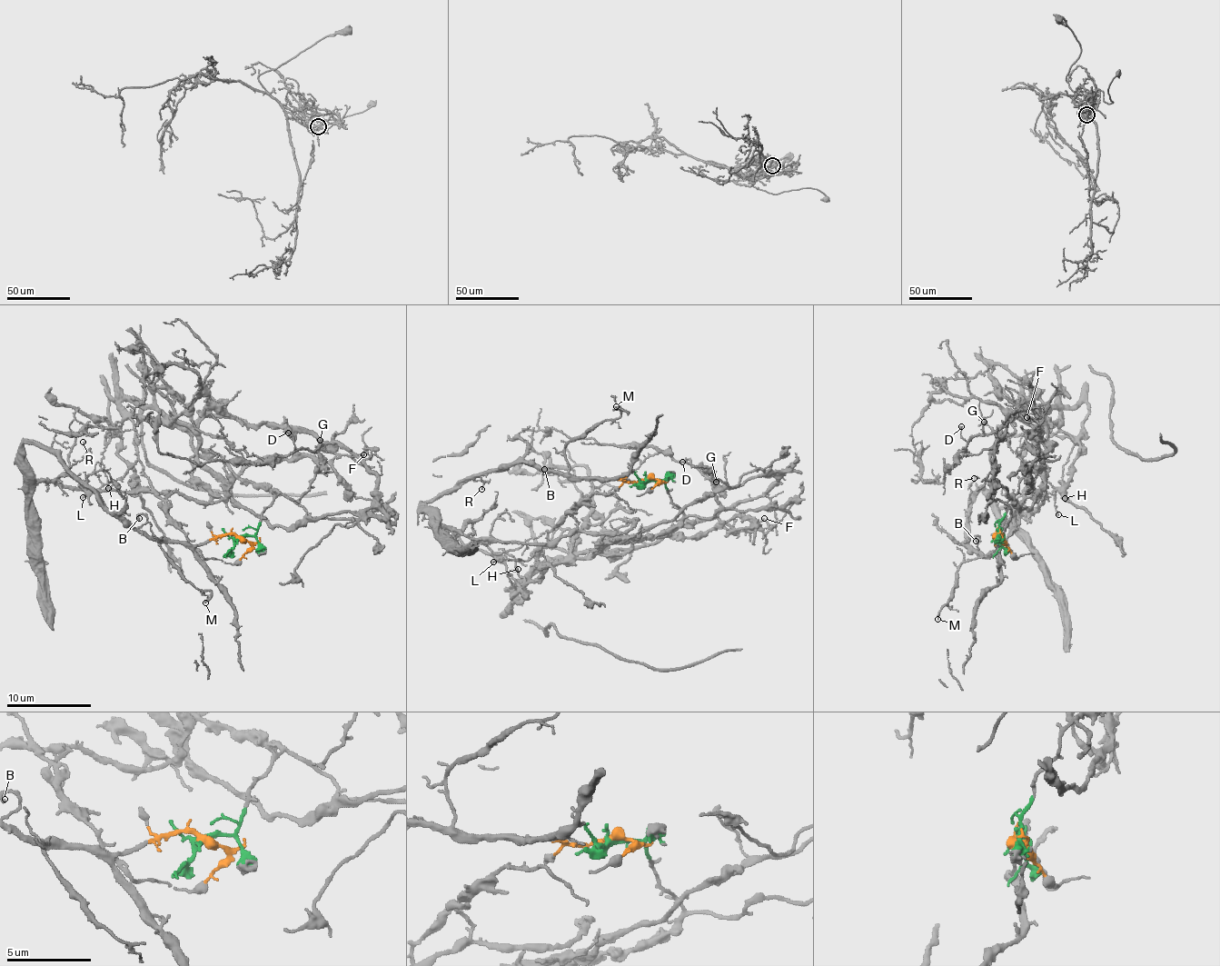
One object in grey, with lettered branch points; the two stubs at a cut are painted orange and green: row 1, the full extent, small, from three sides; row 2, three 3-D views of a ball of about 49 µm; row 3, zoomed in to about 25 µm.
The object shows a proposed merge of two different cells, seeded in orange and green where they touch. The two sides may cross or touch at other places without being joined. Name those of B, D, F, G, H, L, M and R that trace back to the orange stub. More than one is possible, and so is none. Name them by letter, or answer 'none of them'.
B, M, R

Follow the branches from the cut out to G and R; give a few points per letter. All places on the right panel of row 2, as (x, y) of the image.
G: (998, 533), (1008, 500), (1050, 449), (1038, 422), (1040, 404), (1020, 411), (990, 433), (983, 427), (985, 422)
R: (998, 533), (996, 552), (989, 558), (971, 551), (966, 538), (970, 509), (969, 489), (974, 477)

